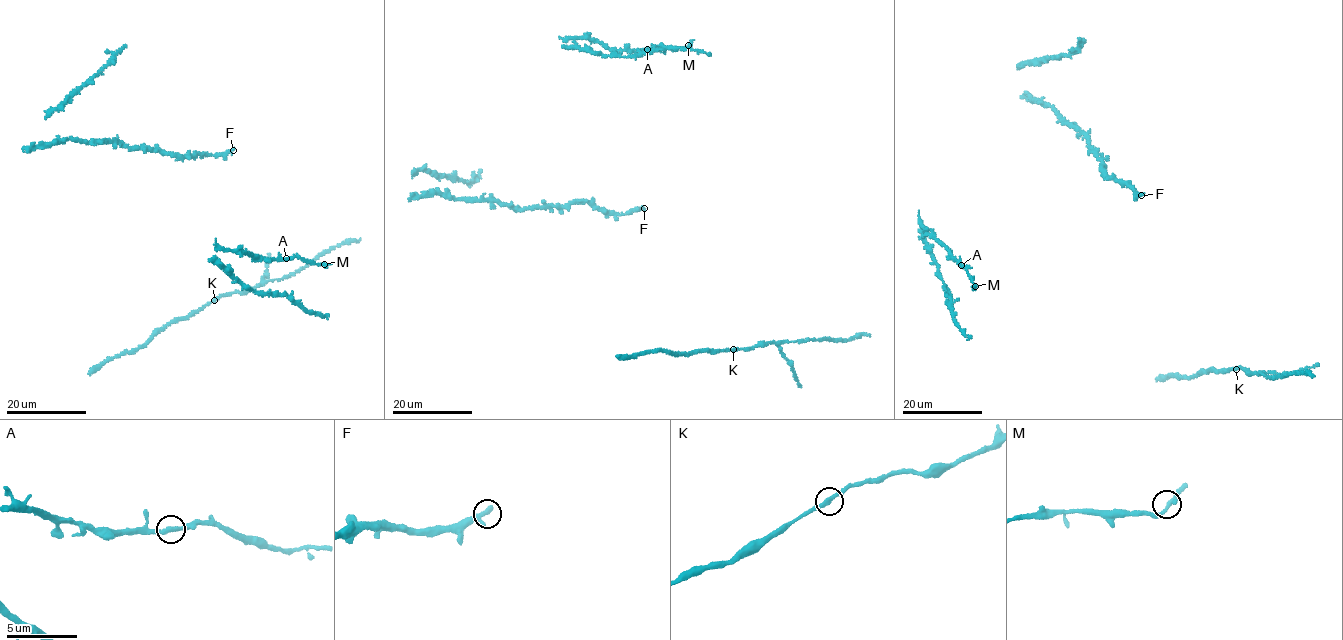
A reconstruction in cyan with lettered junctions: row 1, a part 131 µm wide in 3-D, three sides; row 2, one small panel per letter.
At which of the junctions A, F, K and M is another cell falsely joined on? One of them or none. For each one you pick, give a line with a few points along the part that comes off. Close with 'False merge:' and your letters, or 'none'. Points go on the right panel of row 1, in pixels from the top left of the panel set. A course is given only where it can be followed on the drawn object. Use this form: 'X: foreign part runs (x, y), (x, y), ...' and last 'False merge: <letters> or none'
False merge: none

